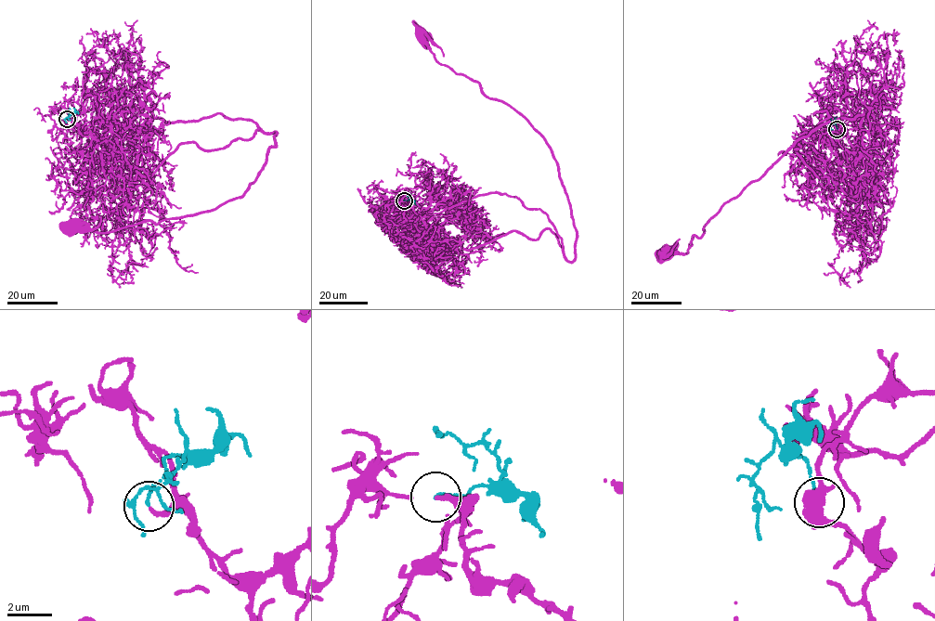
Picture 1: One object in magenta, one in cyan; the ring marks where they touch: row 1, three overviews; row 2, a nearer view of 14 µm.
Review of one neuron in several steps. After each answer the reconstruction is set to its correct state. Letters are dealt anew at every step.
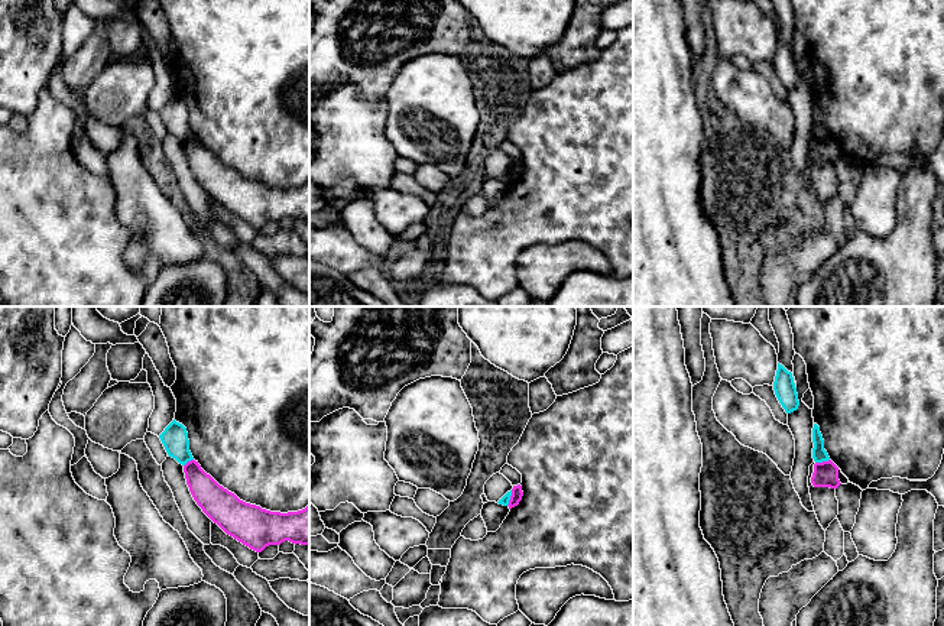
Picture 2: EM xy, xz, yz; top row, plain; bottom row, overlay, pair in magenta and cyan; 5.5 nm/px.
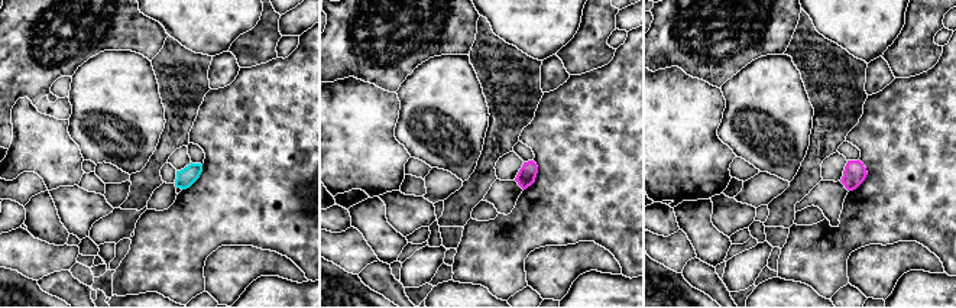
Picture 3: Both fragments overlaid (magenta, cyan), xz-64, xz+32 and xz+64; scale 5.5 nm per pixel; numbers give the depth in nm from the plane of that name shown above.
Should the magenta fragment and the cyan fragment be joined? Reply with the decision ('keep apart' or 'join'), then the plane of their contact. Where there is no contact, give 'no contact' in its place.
keep apart | yz

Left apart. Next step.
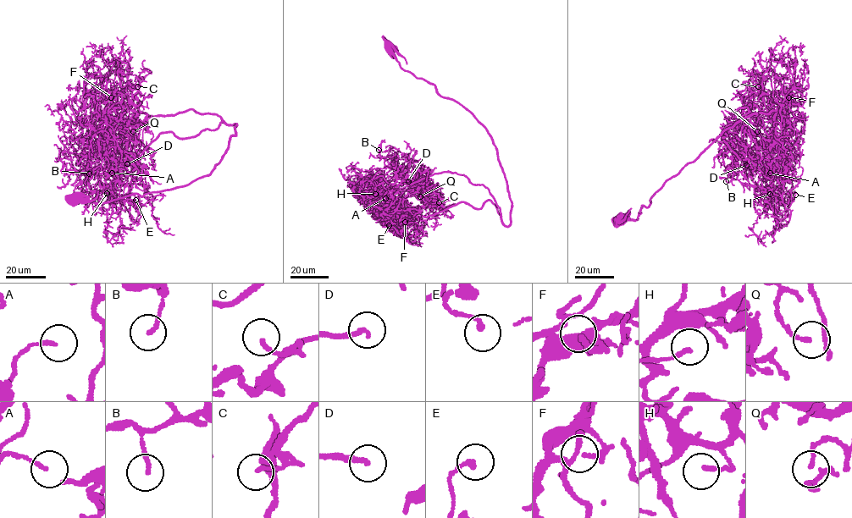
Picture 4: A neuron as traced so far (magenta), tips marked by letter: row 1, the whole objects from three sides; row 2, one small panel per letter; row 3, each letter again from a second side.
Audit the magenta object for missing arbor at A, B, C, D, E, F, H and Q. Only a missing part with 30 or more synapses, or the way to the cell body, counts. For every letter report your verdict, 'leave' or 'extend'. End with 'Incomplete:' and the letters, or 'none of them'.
A: leave
B: leave
C: leave
D: extend
E: leave
F: leave
H: leave
Q: leave
Incomplete: D

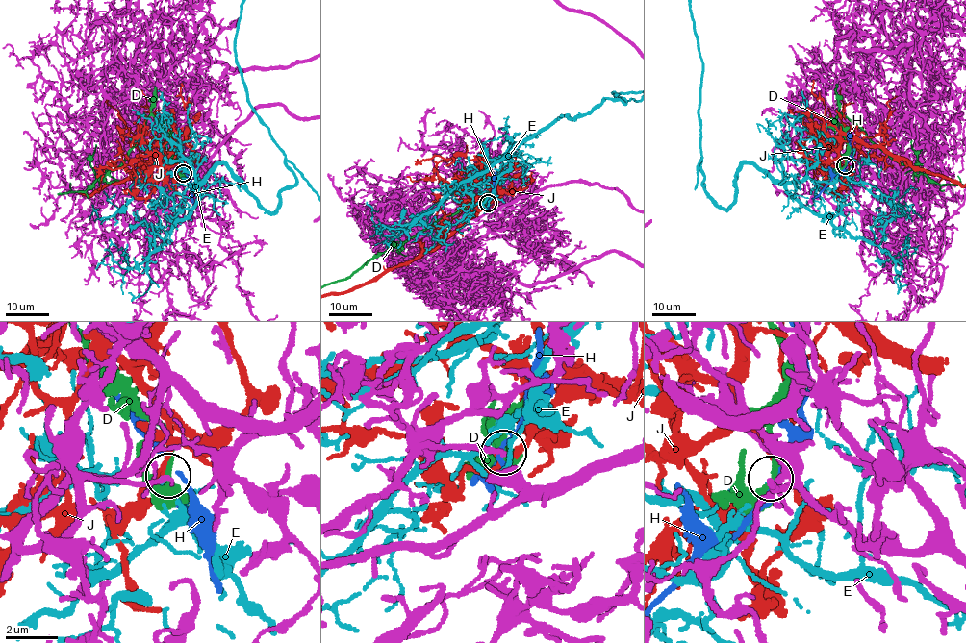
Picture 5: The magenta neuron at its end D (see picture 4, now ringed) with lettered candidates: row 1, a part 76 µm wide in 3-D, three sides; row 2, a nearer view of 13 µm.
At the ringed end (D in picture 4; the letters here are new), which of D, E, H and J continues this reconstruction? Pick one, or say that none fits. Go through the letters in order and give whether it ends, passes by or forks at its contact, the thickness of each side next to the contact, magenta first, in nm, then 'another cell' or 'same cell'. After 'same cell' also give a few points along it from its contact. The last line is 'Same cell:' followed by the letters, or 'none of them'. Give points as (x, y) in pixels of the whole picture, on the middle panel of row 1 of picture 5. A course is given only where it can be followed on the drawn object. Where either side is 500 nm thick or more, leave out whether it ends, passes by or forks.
D: it passes by | 240/280 nm | another cell
E: it ends | 240/140 nm | another cell
H: it passes by | 240/170 nm | another cell
J: it passes by | 240/140 nm | another cell
Same cell: none of them

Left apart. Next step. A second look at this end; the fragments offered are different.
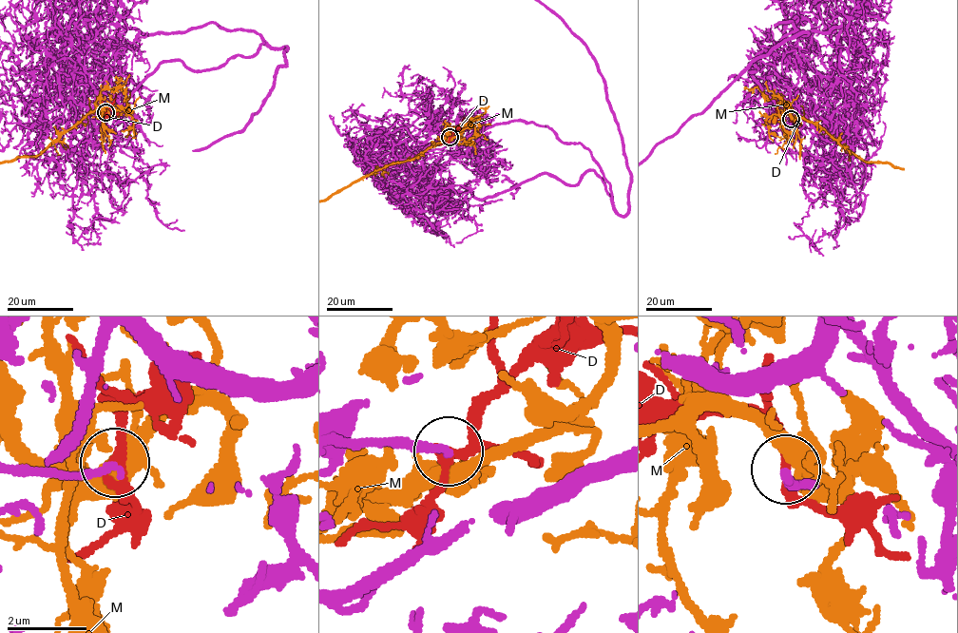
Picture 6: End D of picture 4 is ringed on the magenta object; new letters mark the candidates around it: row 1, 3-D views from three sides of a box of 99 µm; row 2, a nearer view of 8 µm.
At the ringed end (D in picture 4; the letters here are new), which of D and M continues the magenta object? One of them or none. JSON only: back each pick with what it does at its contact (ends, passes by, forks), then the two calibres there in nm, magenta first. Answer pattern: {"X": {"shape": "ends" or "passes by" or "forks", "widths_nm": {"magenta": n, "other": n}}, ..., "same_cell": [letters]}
{"D": {"shape": "passes by", "widths_nm": {"magenta": 240, "other": 220}}, "same_cell": ["D"]}

